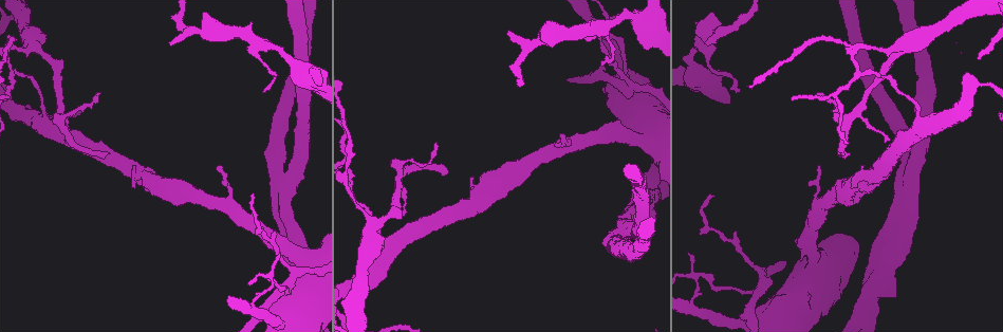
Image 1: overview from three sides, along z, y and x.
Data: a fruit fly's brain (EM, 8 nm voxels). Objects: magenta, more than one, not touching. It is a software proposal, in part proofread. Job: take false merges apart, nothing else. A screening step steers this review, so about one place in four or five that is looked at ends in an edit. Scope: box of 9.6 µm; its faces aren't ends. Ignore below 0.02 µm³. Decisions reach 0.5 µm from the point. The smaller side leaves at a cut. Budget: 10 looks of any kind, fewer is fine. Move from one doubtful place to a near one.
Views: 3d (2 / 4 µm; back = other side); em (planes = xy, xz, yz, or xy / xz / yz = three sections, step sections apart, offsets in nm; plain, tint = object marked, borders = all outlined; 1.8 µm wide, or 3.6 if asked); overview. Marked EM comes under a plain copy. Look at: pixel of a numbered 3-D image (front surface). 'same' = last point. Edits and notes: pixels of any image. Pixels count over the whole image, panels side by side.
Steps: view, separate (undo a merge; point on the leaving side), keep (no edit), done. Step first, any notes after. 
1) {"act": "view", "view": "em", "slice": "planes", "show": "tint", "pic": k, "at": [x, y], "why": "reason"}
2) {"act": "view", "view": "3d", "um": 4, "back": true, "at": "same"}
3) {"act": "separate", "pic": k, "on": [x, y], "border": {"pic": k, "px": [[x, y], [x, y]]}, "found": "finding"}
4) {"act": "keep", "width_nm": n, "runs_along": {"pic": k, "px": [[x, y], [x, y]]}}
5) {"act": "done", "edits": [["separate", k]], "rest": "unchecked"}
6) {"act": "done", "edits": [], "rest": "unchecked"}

{"act": "view", "view": "em", "slice": "planes", "show": "tint", "pic": 1, "at": [721, 29], "why": "branch point"}

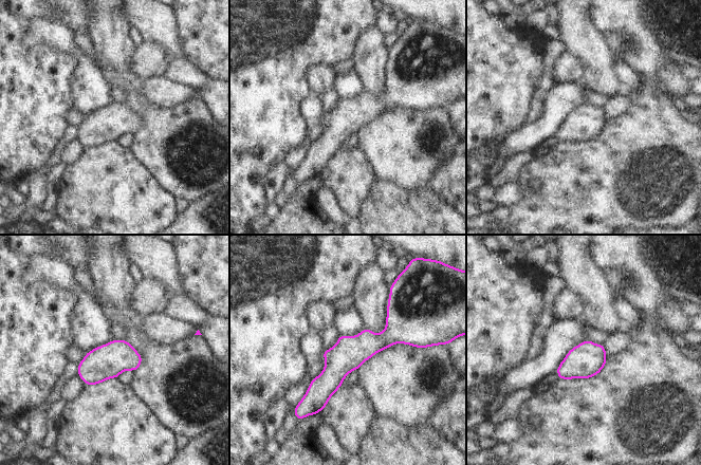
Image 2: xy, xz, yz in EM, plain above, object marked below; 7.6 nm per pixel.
{"act": "keep", "width_nm": 260, "runs_along": {"pic": 2, "px": [[410, 341], [366, 343], [306, 400]]}, "found": "continuous, no second cell"}

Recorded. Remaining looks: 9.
{"act": "view", "view": "3d", "um": 2, "back": true, "pic": 1, "at": [593, 31]}

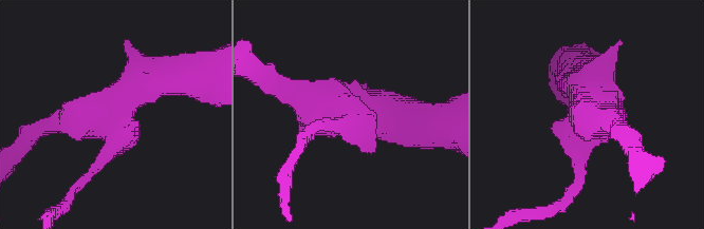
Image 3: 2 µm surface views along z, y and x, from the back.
{"act": "view", "view": "em", "slice": "yz", "step": 16, "show": "borders", "pic": 3, "at": [343, 114], "why": "shape alone is not enough"}

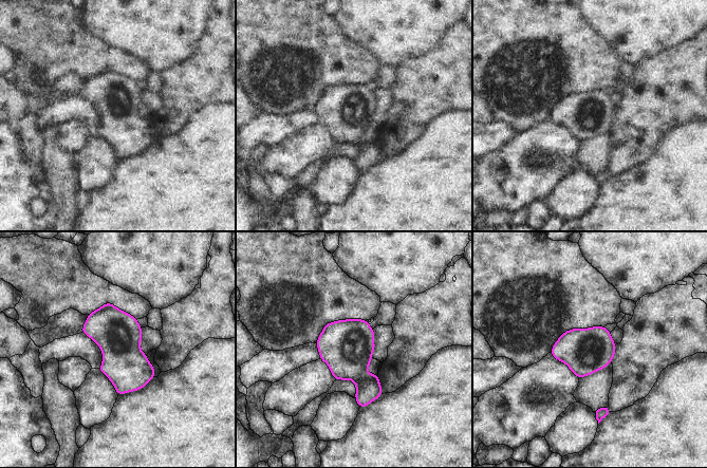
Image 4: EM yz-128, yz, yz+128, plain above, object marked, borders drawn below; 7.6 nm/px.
{"act": "view", "view": "em", "slice": "planes", "show": "borders", "at": "same", "why": "another direction"}

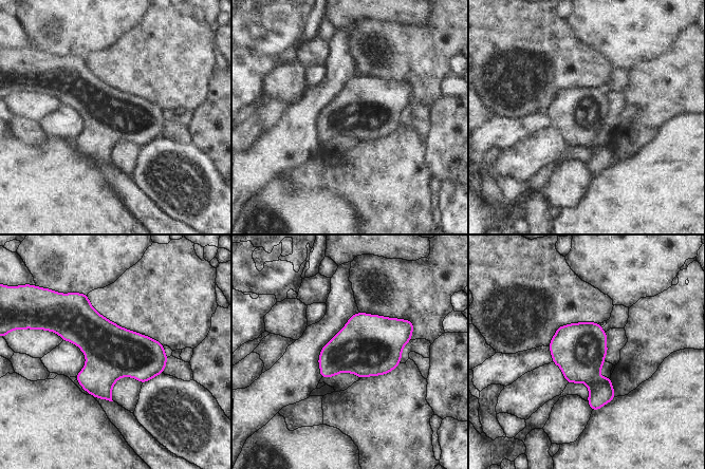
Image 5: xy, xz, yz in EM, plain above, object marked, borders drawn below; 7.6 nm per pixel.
{"act": "keep", "found": "one cell here"}

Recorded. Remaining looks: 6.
{"act": "view", "view": "em", "slice": "planes", "show": "tint", "pic": 1, "at": [696, 279], "why": "sharp bend"}

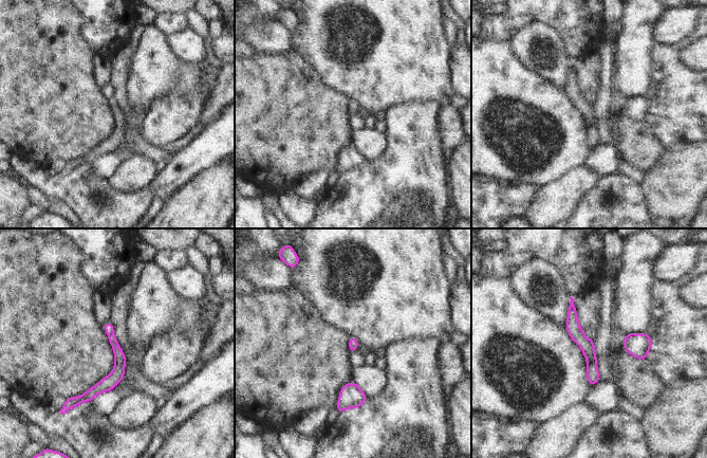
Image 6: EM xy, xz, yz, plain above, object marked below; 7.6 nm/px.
{"act": "separate", "pic": 6, "on": [108, 327], "width_nm": 80, "border": {"pic": 6, "px": [[108, 334], [113, 335]]}, "found": "two cells meet here"}

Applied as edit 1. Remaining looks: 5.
{"act": "done", "edits": [["separate", 6]], "rest": "unchecked"}

